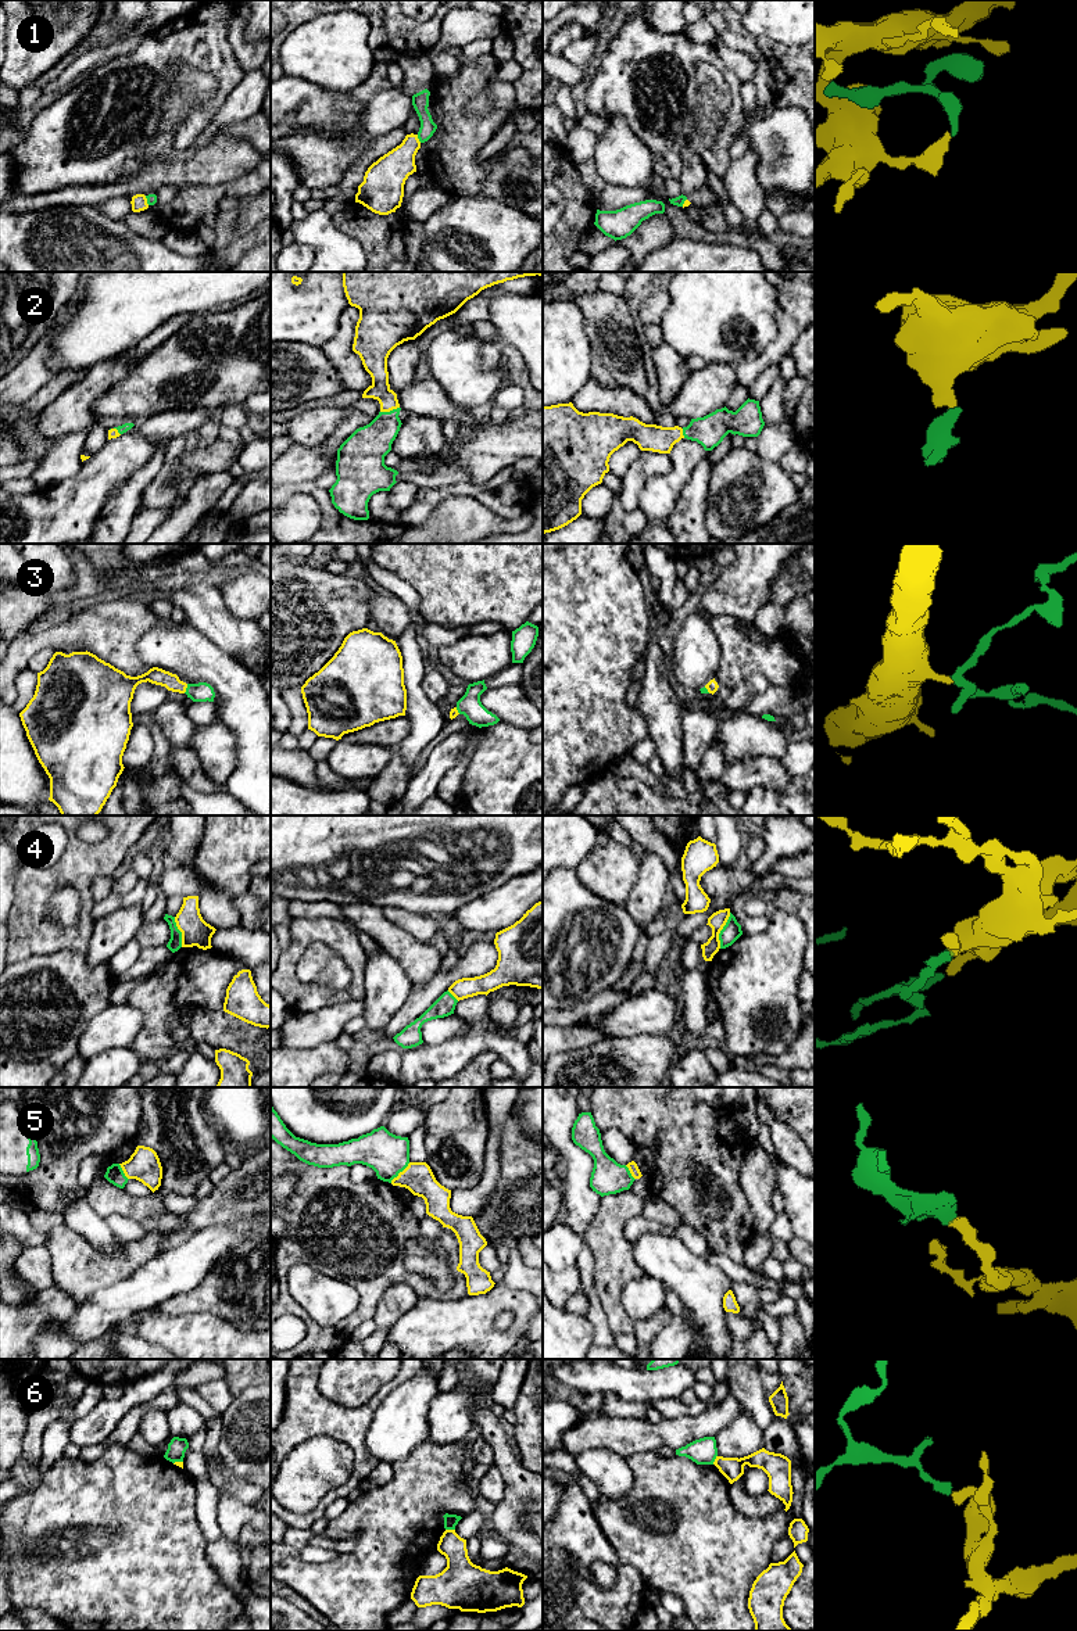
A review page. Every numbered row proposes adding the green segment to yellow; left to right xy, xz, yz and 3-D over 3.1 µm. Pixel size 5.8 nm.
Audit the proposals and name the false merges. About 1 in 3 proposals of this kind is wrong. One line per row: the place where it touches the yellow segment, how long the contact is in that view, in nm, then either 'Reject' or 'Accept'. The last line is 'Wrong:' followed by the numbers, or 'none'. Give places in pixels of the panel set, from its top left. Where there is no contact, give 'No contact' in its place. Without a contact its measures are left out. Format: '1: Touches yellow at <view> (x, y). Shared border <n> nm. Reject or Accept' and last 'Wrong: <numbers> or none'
1: Touches yellow at xz (418, 139). Shared border 50 nm. Reject
2: Touches yellow at xz (389, 411). Shared border 120 nm. Accept
3: Touches yellow at xy (186, 687). Shared border 60 nm. Accept
4: Touches yellow at yz (721, 929). Shared border 220 nm. Reject
5: Touches yellow at xz (400, 1172). Shared border 170 nm. Accept
6: Touches yellow at xz (450, 1530). Shared border 60 nm. Reject
Wrong: 1, 4, 6

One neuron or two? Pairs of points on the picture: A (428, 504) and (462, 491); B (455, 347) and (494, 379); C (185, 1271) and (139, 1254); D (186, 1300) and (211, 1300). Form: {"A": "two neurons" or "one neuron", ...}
{"A": "one neuron", "B": "one neuron", "C": "two neurons", "D": "one neuron"}

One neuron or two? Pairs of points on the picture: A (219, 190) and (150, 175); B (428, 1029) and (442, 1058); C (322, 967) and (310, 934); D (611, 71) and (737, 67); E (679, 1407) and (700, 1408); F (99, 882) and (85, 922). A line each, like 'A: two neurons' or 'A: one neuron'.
A: two neurons
B: two neurons
C: two neurons
D: two neurons
E: one neuron
F: two neurons

